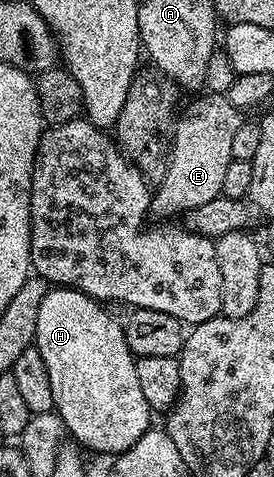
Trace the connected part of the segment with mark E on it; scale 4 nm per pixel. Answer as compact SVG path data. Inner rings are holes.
M204 93L196 98L176 125L172 166L169 169L167 166L162 184L153 192L149 212L160 221L186 213L220 195L223 175L233 161L234 136L244 122L243 112L225 94Z

